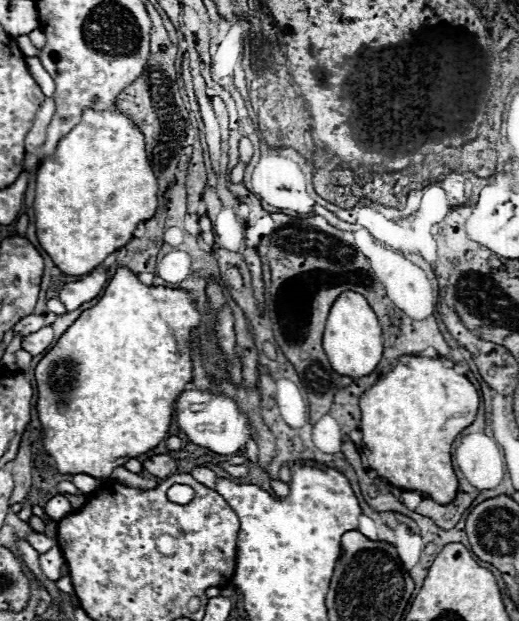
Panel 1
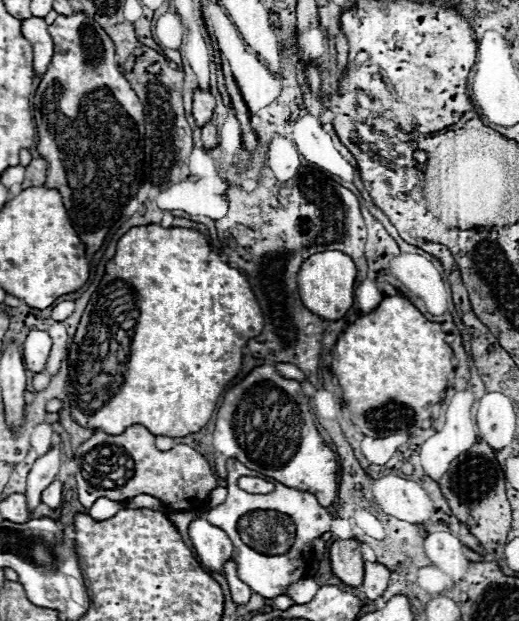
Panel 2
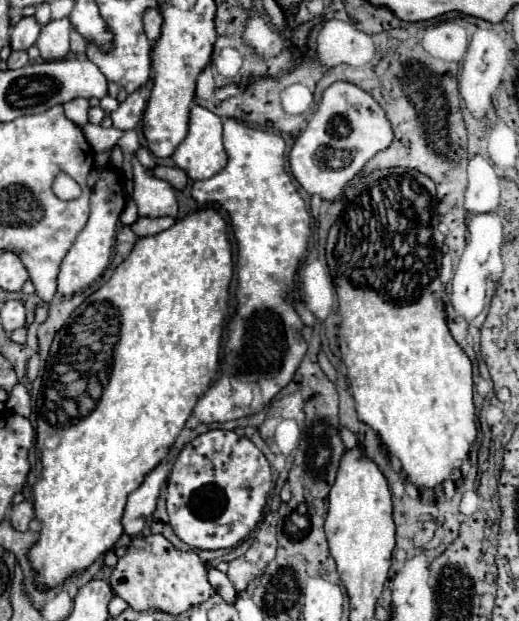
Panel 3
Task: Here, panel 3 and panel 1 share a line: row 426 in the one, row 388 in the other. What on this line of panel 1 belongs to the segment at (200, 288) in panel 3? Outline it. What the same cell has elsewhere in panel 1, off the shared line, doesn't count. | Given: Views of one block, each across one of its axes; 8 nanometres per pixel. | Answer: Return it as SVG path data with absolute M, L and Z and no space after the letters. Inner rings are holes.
M116 270L100 302L84 310L36 366L36 408L44 428L44 450L54 458L60 474L110 478L126 460L156 448L166 438L172 422L172 404L192 378L190 336L200 318L188 292L144 286L130 270Z

